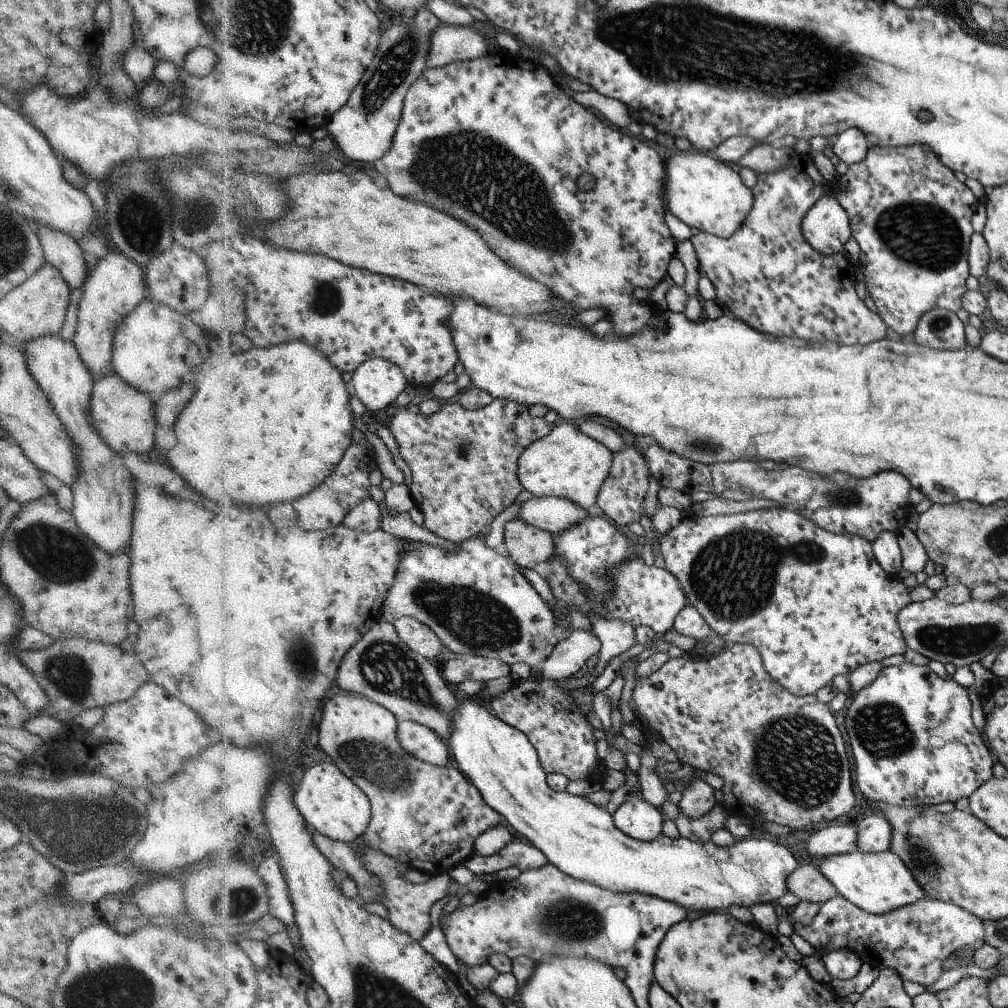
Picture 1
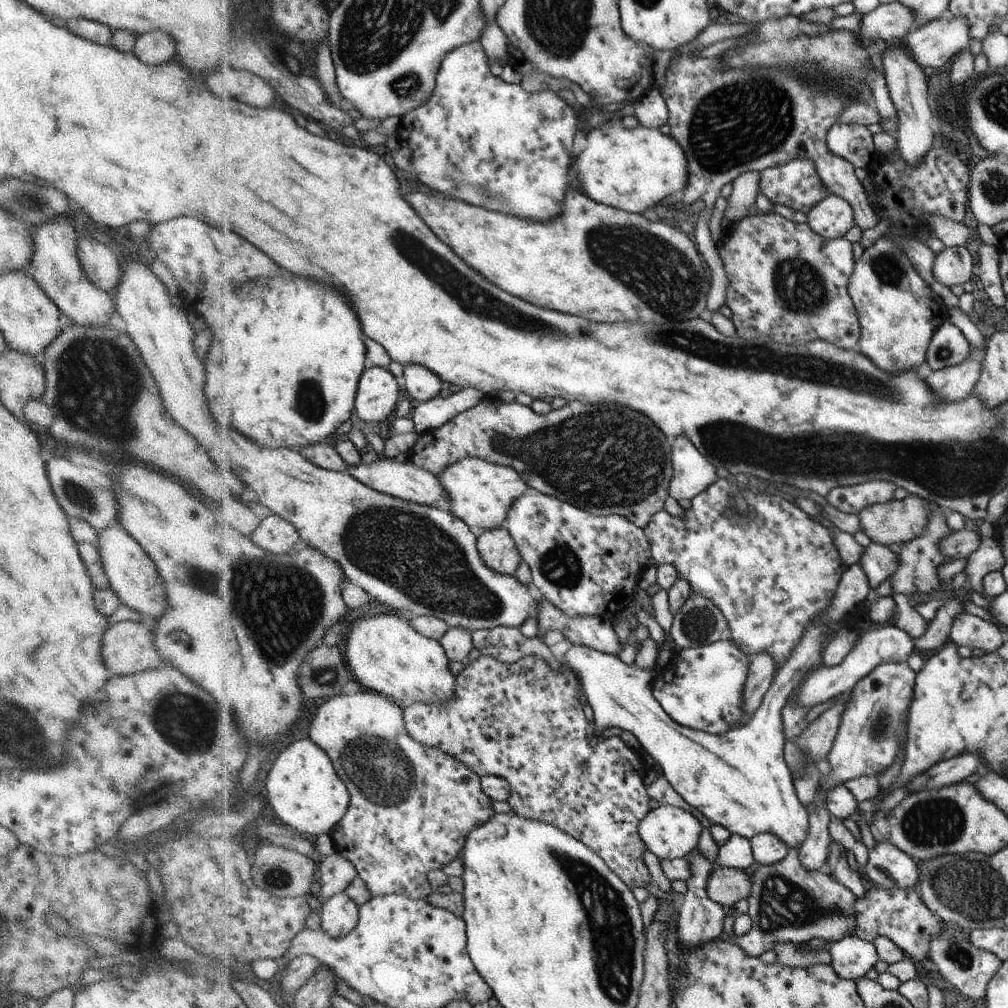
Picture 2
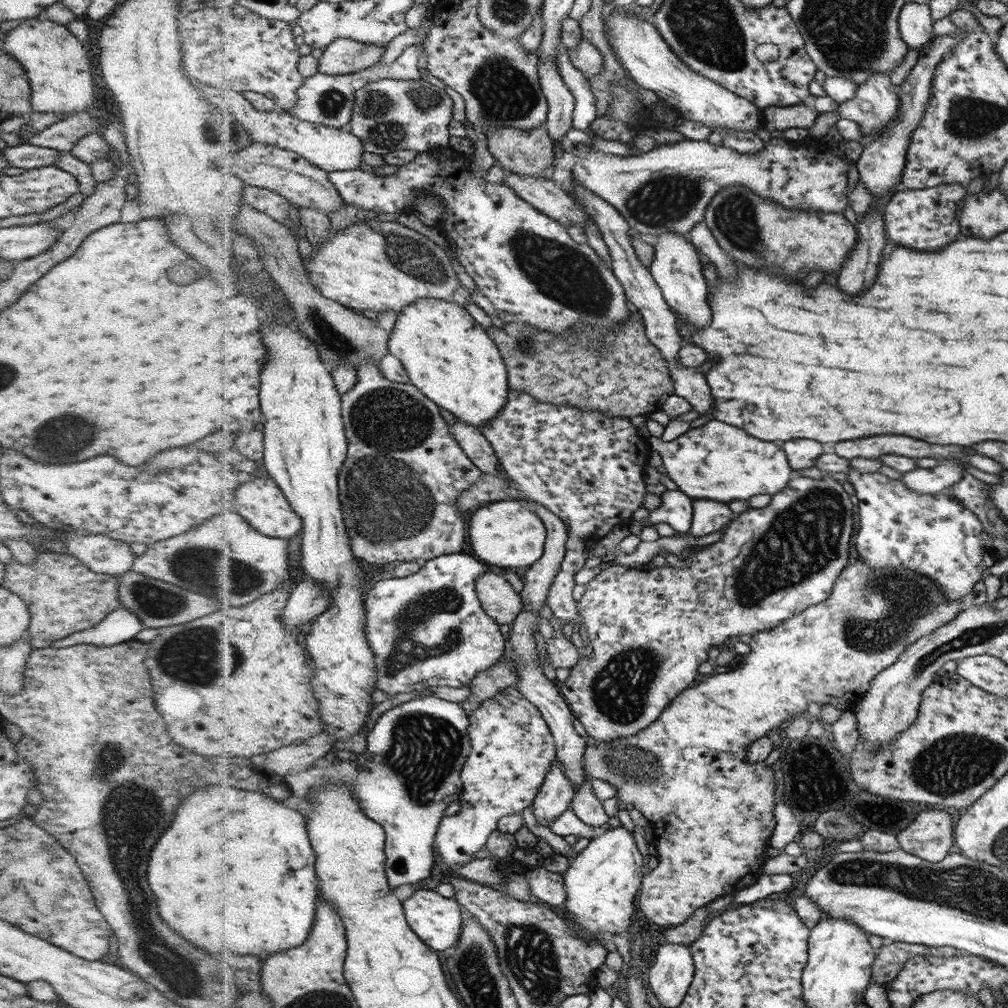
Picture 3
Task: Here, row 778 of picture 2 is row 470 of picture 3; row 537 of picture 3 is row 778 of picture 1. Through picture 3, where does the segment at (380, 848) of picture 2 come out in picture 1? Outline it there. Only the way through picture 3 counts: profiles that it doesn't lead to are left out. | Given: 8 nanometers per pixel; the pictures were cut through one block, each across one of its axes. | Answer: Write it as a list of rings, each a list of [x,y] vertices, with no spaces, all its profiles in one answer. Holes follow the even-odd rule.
[[[356,693],[337,694],[323,703],[323,719],[319,724],[321,746],[372,801],[371,827],[361,841],[431,876],[450,873],[454,866],[468,862],[473,855],[474,840],[488,828],[502,822],[502,815],[487,804],[482,793],[461,769],[433,765],[408,754],[400,742],[399,729],[400,718],[395,712],[368,697]]]

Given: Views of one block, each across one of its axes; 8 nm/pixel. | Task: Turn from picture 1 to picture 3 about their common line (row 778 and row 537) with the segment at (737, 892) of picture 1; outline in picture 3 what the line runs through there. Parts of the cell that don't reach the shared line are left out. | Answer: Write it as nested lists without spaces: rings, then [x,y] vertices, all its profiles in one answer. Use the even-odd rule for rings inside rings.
[[[519,500],[494,501],[486,507],[481,507],[480,509],[476,507],[470,515],[472,515],[472,520],[469,520],[469,550],[474,550],[476,558],[489,566],[500,569],[531,566],[544,555],[547,542],[546,525],[531,509],[526,509],[524,505],[522,506]]]

